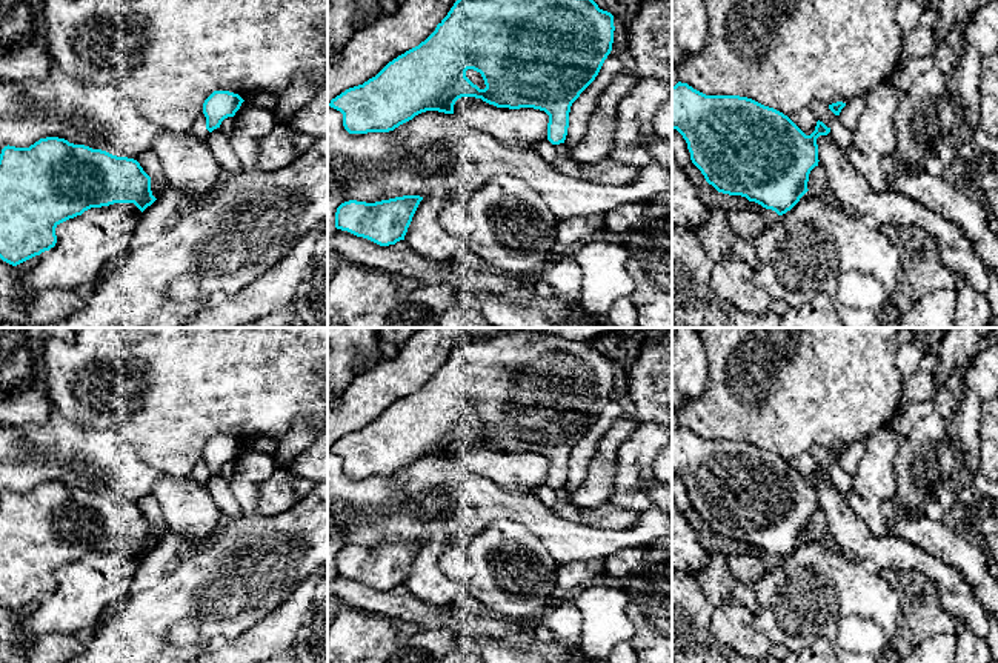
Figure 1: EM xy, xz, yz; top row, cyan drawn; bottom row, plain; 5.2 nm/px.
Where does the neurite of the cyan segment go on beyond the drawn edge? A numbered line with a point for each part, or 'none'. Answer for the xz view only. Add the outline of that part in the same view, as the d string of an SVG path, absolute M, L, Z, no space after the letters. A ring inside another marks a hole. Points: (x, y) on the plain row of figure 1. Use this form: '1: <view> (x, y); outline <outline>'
none

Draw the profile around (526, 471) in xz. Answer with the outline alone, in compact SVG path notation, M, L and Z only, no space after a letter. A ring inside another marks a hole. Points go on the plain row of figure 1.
M461 441L454 458L481 477L511 492L531 491L547 485L549 460L534 452L497 452L475 441Z

